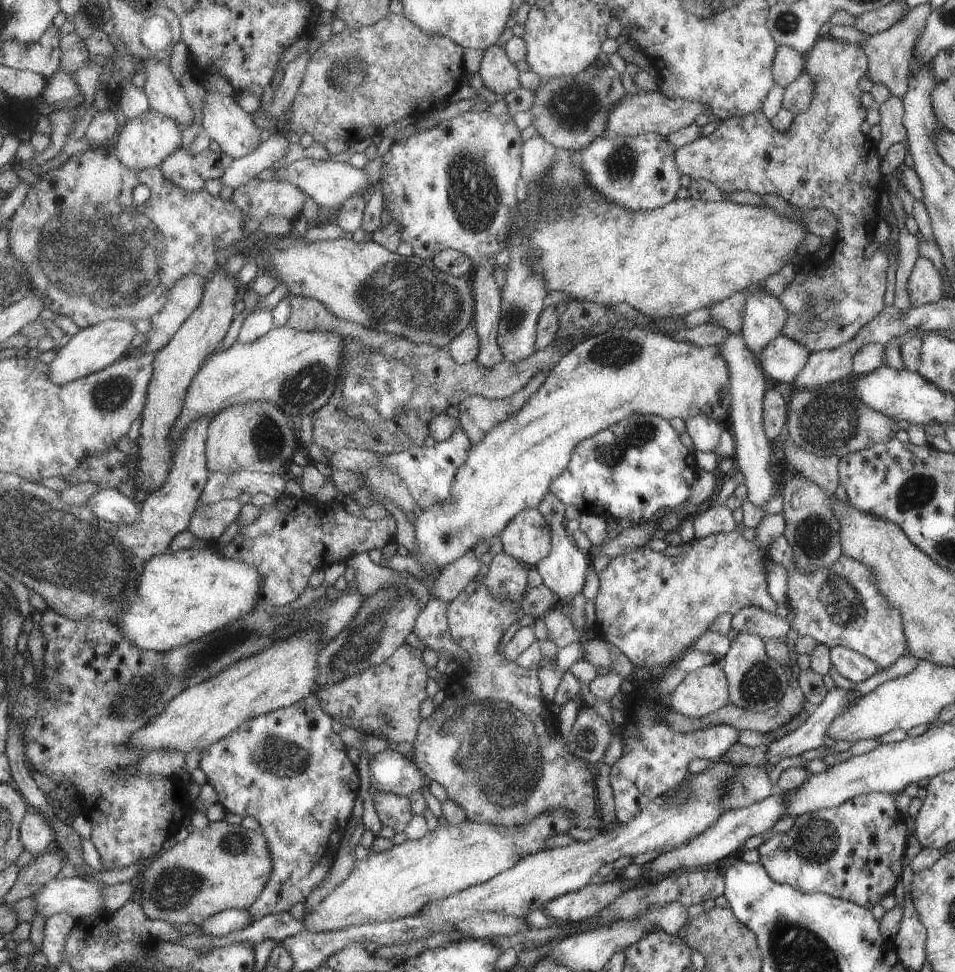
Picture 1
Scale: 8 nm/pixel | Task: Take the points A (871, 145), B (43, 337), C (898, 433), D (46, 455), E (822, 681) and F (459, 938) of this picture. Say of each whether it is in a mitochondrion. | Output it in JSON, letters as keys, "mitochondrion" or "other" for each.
{"A":"other","B":"other","C":"other","D":"other","E":"other","F":"other"}

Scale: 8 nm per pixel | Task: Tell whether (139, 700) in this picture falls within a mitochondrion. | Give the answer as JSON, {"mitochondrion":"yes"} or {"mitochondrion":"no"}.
{"mitochondrion":"yes"}

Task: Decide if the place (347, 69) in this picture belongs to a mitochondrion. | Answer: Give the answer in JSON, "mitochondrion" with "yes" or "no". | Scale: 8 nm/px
{"mitochondrion":"yes"}

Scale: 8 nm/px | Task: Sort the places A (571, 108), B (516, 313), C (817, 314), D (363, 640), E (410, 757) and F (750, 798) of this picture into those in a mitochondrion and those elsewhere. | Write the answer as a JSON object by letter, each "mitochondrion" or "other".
{"A":"mitochondrion","B":"mitochondrion","C":"mitochondrion","D":"mitochondrion","E":"other","F":"other"}

